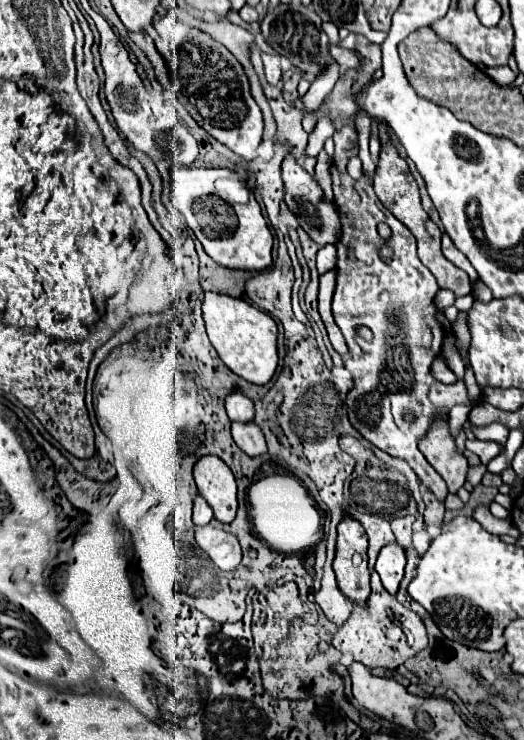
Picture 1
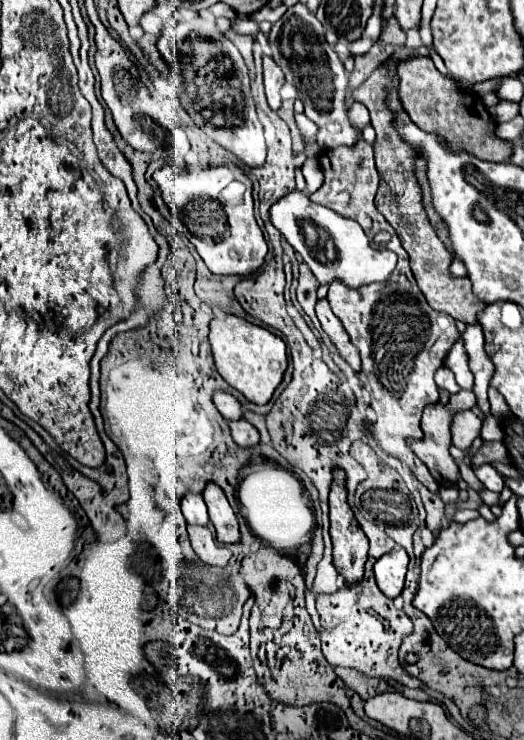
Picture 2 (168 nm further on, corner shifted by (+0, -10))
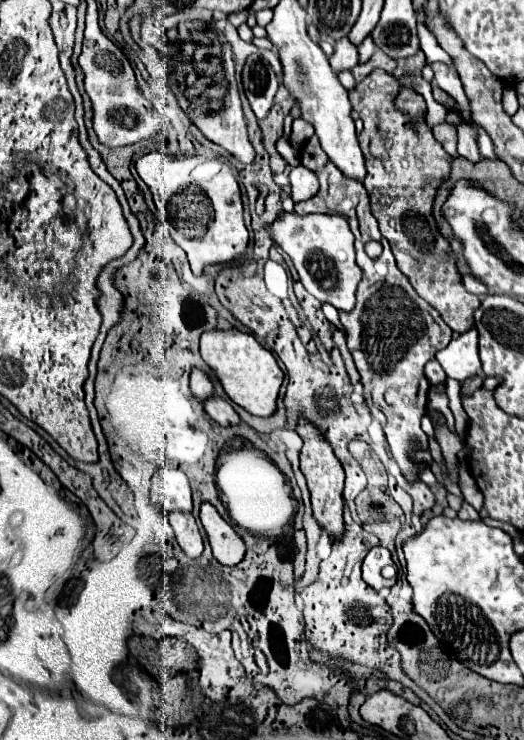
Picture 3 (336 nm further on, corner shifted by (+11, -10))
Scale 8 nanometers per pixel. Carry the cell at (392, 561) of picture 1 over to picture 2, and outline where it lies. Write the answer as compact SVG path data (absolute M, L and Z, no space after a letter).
M395 548L395 550L383 554L375 562L375 568L373 568L375 580L377 580L377 586L381 588L381 592L387 598L397 598L401 594L407 564L409 564L409 556L403 548Z

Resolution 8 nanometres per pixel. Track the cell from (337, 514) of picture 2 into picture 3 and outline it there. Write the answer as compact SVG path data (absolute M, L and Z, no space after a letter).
M306 420L300 422L296 430L298 430L300 438L304 440L304 448L300 452L300 470L304 472L310 494L312 494L314 518L330 534L330 538L336 540L336 538L340 538L340 534L344 534L344 518L342 518L342 512L344 512L344 498L342 498L344 470L342 470L342 464L336 460L330 444Z

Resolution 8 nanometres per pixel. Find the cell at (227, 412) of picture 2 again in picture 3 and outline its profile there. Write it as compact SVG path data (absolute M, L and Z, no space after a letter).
M194 368L192 374L190 374L190 390L192 390L194 398L200 400L200 402L204 402L204 398L210 398L210 396L214 394L212 382L210 382L208 376L206 376L202 370L198 370L198 368Z

